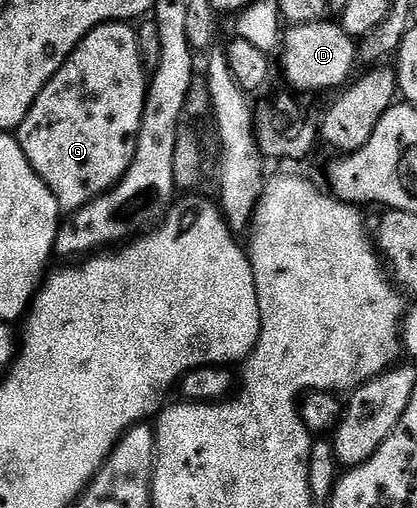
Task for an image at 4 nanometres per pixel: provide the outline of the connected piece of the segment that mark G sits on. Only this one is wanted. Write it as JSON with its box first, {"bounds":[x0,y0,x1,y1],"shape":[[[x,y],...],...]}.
{"bounds":[16,23,148,214],"shape":[[[111,23],[93,29],[66,56],[60,71],[52,75],[44,91],[36,95],[36,103],[32,103],[32,111],[28,111],[24,123],[18,125],[16,136],[36,175],[40,175],[48,191],[56,195],[56,203],[63,214],[74,213],[101,193],[107,193],[128,171],[136,155],[140,123],[144,119],[147,84],[148,70],[140,55],[135,26]]]}

